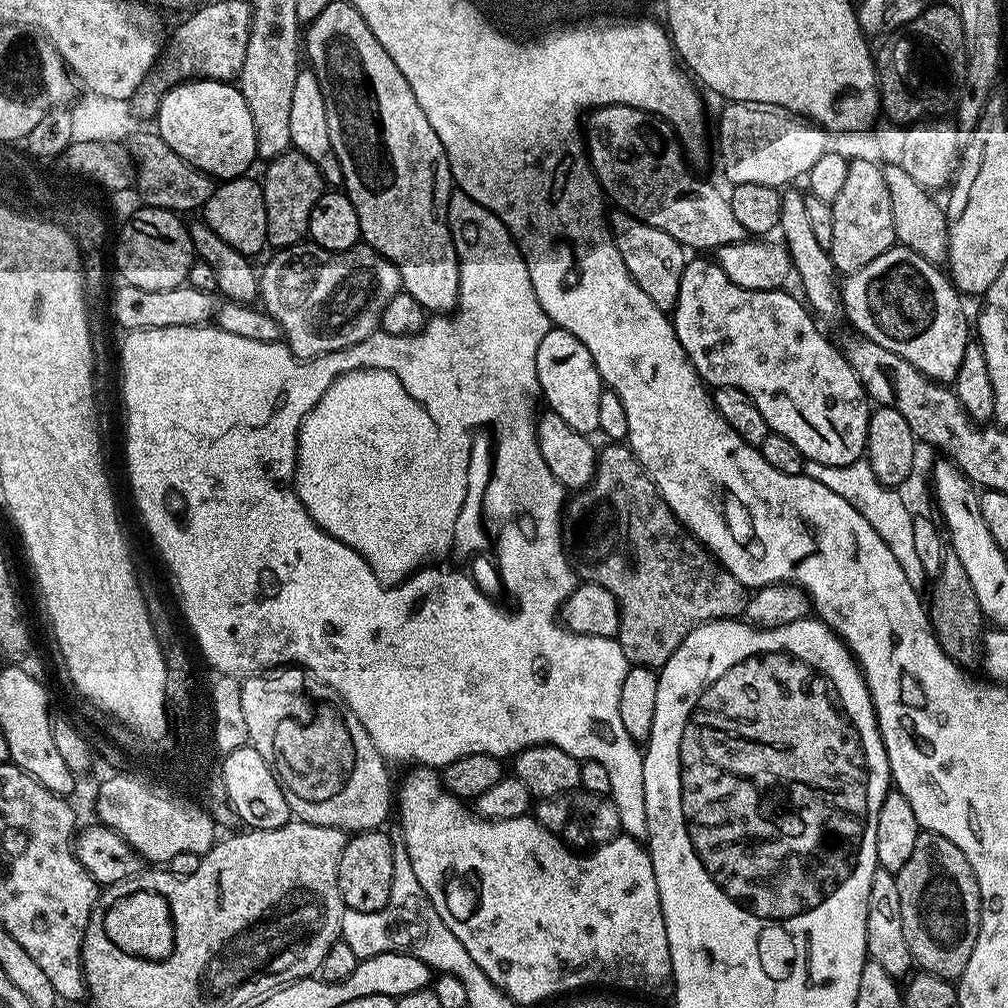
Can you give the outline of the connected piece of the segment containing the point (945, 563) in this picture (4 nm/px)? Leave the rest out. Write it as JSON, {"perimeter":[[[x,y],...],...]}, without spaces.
{"perimeter":[[[951,550],[945,551],[940,561],[938,579],[940,581],[932,588],[932,608],[930,604],[932,633],[941,650],[956,661],[957,665],[969,666],[975,660],[977,663],[982,656],[982,629],[986,621],[978,606],[978,598],[974,598],[974,586],[970,586],[970,578],[966,575],[958,554]]]}

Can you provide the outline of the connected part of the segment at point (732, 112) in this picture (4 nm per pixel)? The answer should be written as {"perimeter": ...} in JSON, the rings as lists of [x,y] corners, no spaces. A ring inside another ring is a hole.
{"perimeter":[[[728,102],[723,106],[725,108],[720,112],[720,160],[724,163],[724,176],[729,180],[729,185],[757,184],[758,186],[770,186],[771,188],[775,188],[777,190],[783,189],[785,186],[788,186],[783,186],[783,184],[788,184],[791,180],[798,179],[799,176],[800,179],[807,177],[810,166],[814,166],[814,162],[818,162],[818,158],[822,158],[822,154],[829,151],[829,137],[826,135],[824,129],[803,118],[797,118],[783,110],[770,108],[763,104],[738,104],[735,102]]]}

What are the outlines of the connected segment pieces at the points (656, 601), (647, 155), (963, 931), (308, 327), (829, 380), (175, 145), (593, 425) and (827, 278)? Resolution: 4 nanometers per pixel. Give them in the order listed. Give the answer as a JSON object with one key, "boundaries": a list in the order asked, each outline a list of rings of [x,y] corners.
{"boundaries":[[[[608,442],[605,445],[599,449],[592,483],[579,489],[573,495],[576,497],[565,503],[560,538],[575,571],[587,583],[602,586],[614,594],[620,607],[618,639],[629,665],[659,670],[672,657],[674,650],[678,650],[686,634],[698,625],[709,620],[743,617],[750,592],[677,520],[627,443]]],[[[611,104],[605,108],[595,109],[587,117],[588,162],[592,166],[592,172],[600,183],[601,189],[607,193],[610,200],[610,195],[612,195],[613,202],[618,207],[625,208],[623,211],[627,215],[634,217],[635,220],[645,220],[650,226],[670,234],[670,238],[683,244],[685,249],[709,248],[709,250],[715,250],[727,244],[737,244],[739,240],[745,239],[744,227],[734,218],[731,199],[725,193],[723,196],[714,185],[707,184],[706,181],[699,180],[696,176],[691,176],[687,166],[684,165],[685,153],[682,151],[681,145],[671,135],[669,135],[670,137],[659,136],[652,129],[651,122],[653,123],[649,113],[621,104]]],[[[921,831],[906,866],[895,873],[895,878],[898,882],[902,934],[906,934],[906,946],[910,946],[915,967],[949,982],[959,981],[962,970],[966,970],[966,962],[970,962],[970,950],[974,950],[980,929],[980,891],[974,870],[970,862],[966,862],[966,854],[962,854],[954,842],[933,832]]],[[[301,242],[291,248],[279,249],[272,255],[276,256],[270,257],[268,265],[258,272],[259,299],[264,300],[263,311],[277,320],[283,339],[294,355],[311,360],[328,352],[343,352],[379,329],[382,310],[386,310],[386,302],[390,302],[394,295],[394,269],[379,252],[367,246],[351,252],[328,252],[311,242]]],[[[689,259],[685,263],[678,302],[670,316],[678,342],[682,342],[682,350],[686,350],[688,361],[695,366],[697,377],[708,386],[737,388],[746,393],[758,406],[769,429],[790,438],[805,460],[846,466],[861,459],[868,446],[870,404],[843,351],[816,329],[813,313],[788,290],[763,292],[734,286],[720,265],[708,260]]],[[[193,78],[174,84],[160,100],[160,109],[156,111],[154,123],[155,131],[164,139],[166,146],[174,150],[174,154],[213,178],[219,178],[221,181],[235,180],[243,177],[247,173],[244,171],[252,163],[257,163],[254,118],[250,118],[250,106],[246,106],[246,98],[235,83]]],[[[553,326],[538,342],[538,358],[536,359],[536,377],[540,383],[538,392],[548,403],[547,407],[566,422],[574,430],[585,434],[595,433],[598,429],[598,398],[602,391],[602,381],[598,374],[598,366],[594,366],[594,358],[590,350],[574,334]]],[[[785,191],[780,197],[780,222],[778,225],[779,235],[788,249],[788,256],[792,259],[792,267],[795,275],[800,275],[800,284],[804,287],[803,299],[807,307],[817,317],[840,316],[842,305],[838,291],[838,273],[832,264],[829,249],[822,247],[814,239],[814,230],[810,227],[810,217],[806,214],[805,193]]]]}

